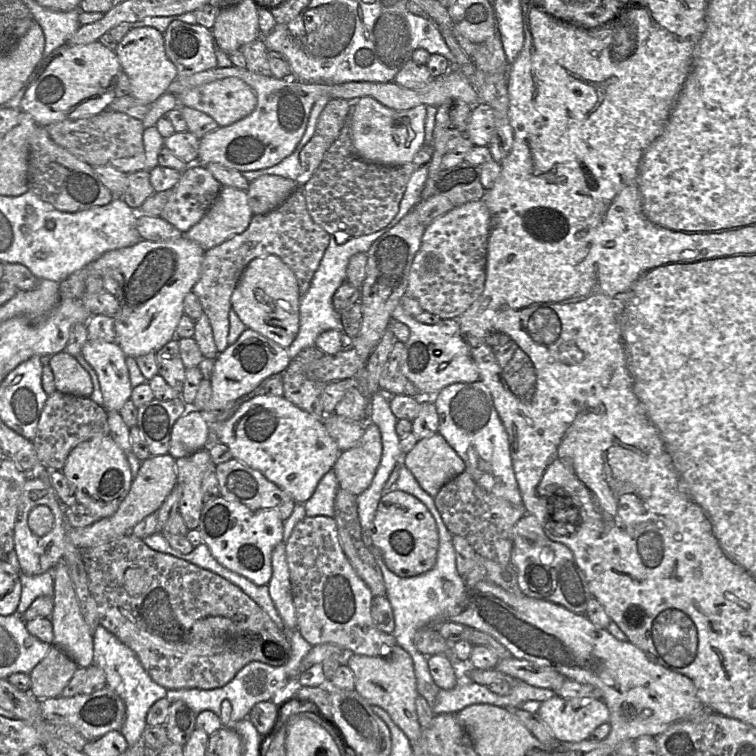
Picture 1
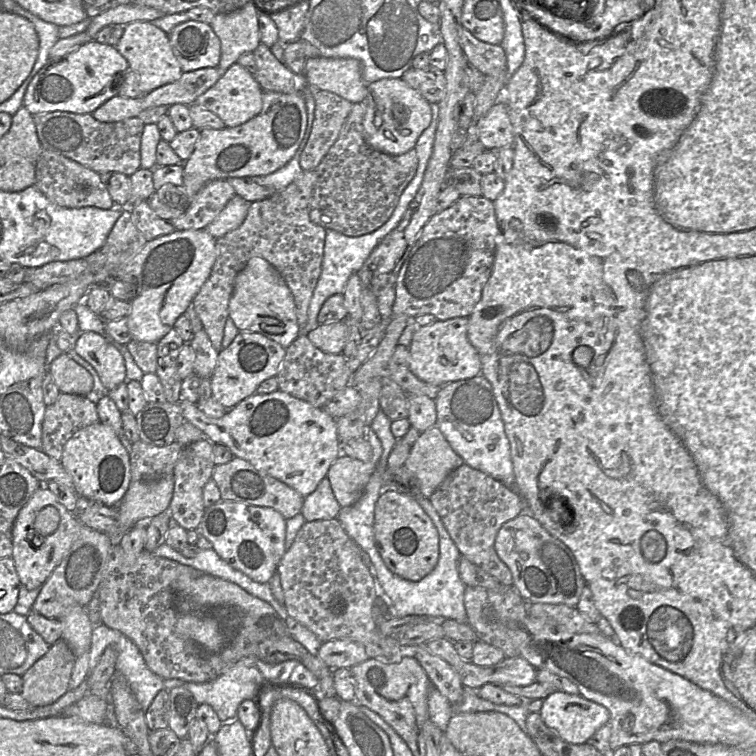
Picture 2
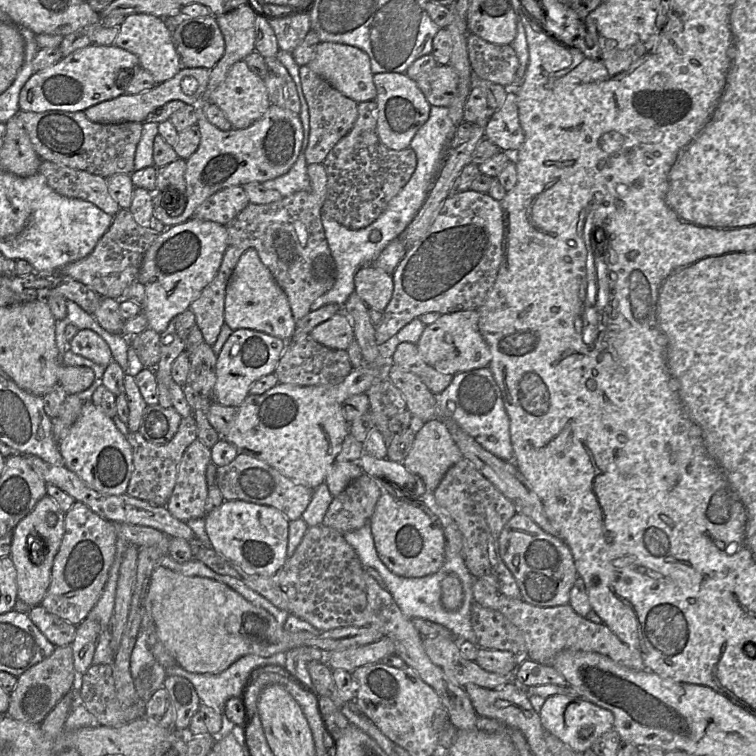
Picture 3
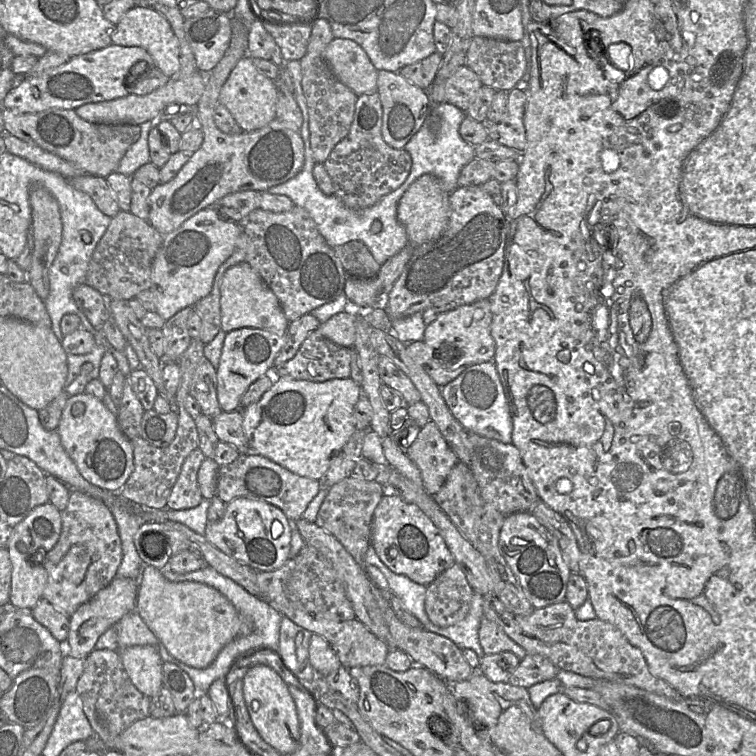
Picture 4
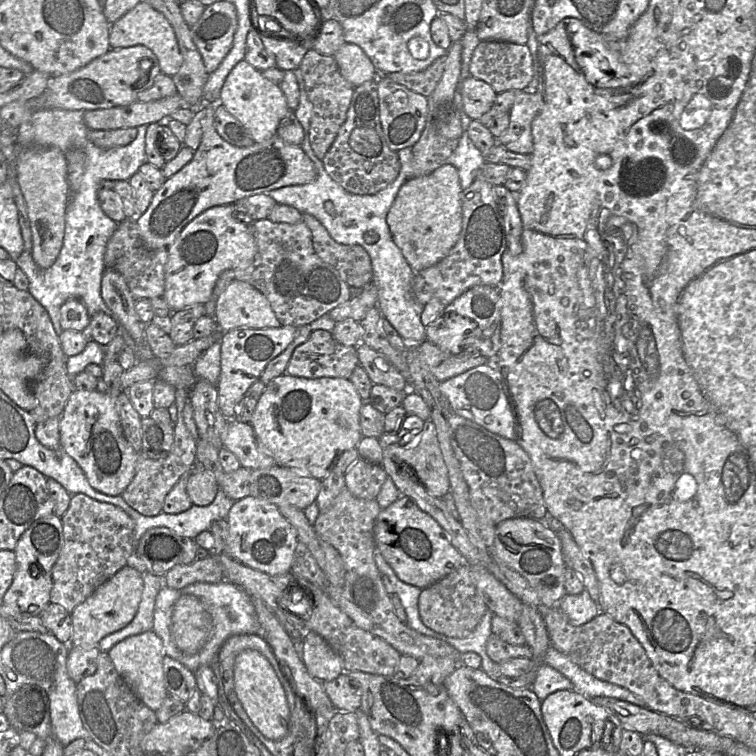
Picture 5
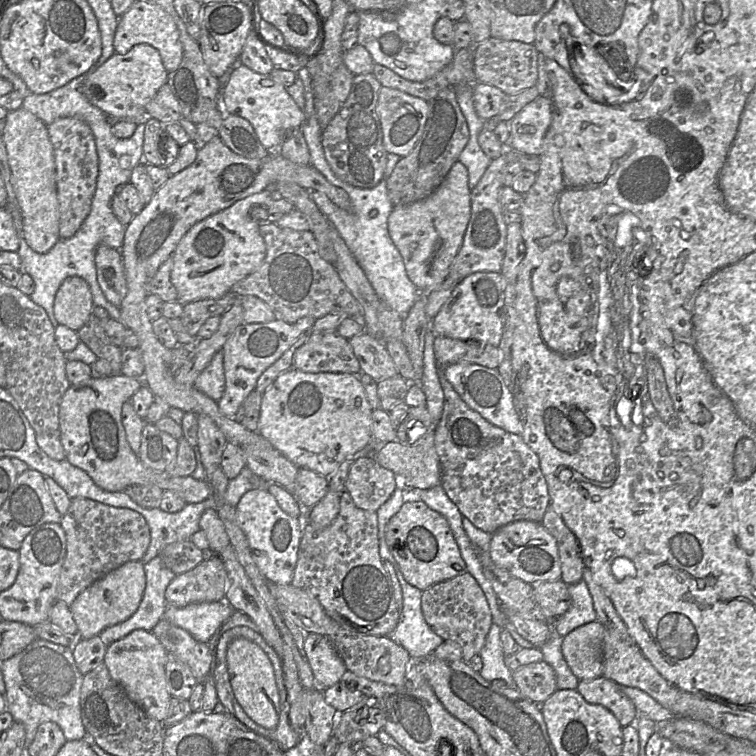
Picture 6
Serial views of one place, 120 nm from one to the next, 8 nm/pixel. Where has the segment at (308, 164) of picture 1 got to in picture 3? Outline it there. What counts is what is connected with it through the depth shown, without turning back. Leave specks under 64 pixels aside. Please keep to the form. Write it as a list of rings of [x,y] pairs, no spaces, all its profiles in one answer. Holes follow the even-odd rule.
[[[308,65],[299,68],[302,90],[308,104],[310,134],[305,151],[307,164],[320,164],[330,150],[352,129],[357,119],[357,103],[333,88]]]

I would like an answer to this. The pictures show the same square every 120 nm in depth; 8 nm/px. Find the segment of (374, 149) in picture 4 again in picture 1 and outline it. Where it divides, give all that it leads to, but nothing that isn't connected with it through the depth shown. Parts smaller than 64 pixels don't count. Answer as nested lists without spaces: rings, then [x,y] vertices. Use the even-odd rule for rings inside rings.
[[[349,112],[338,137],[309,181],[302,186],[307,210],[316,224],[340,239],[374,233],[396,216],[411,174],[421,165],[427,165],[431,156],[432,145],[424,144],[412,161],[402,165],[386,165],[360,158],[352,142]]]

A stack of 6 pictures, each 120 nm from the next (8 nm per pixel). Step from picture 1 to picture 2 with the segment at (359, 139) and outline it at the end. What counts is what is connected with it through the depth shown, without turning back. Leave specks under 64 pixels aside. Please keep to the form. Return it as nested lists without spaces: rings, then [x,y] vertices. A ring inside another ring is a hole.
[[[385,78],[367,84],[367,95],[361,104],[365,108],[365,141],[372,148],[387,154],[400,155],[413,149],[431,122],[430,103],[401,78]]]

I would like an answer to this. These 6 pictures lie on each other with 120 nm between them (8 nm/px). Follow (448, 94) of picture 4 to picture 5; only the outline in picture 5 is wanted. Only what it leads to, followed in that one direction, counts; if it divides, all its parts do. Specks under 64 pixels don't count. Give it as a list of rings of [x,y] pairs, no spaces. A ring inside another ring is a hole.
[[[468,76],[460,82],[464,112],[472,120],[479,120],[493,105],[497,93],[483,80]]]

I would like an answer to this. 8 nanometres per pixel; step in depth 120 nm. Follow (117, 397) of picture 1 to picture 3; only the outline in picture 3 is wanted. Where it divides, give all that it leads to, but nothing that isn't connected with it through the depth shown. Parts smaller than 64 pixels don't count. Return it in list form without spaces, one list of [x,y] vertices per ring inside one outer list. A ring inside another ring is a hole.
[[[90,329],[79,330],[69,342],[68,349],[104,367],[113,361],[108,344]]]

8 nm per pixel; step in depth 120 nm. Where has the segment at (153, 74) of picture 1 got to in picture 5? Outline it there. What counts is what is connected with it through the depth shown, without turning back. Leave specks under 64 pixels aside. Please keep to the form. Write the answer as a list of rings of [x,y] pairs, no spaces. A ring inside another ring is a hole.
[[[145,2],[138,3],[128,13],[110,25],[109,44],[111,49],[136,45],[146,46],[157,56],[162,73],[170,77],[179,71],[183,63],[173,27],[161,12]]]

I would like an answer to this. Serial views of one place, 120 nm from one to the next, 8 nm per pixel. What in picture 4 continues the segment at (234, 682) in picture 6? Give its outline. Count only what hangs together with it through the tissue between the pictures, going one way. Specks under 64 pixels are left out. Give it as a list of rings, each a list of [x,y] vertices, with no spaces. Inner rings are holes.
[[[253,666],[243,678],[243,696],[252,722],[264,741],[281,755],[294,753],[299,747],[300,725],[295,702],[282,678],[268,666]]]

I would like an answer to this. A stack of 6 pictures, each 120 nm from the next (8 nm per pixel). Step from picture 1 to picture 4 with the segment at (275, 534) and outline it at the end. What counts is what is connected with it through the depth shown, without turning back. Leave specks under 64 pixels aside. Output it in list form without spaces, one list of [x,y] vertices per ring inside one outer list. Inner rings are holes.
[[[239,497],[226,504],[225,512],[219,520],[207,522],[204,536],[217,549],[238,562],[247,564],[258,571],[273,571],[283,566],[290,557],[292,522],[276,506],[264,501]],[[275,519],[280,521],[284,527],[279,537],[273,537],[271,532],[271,525]]]

